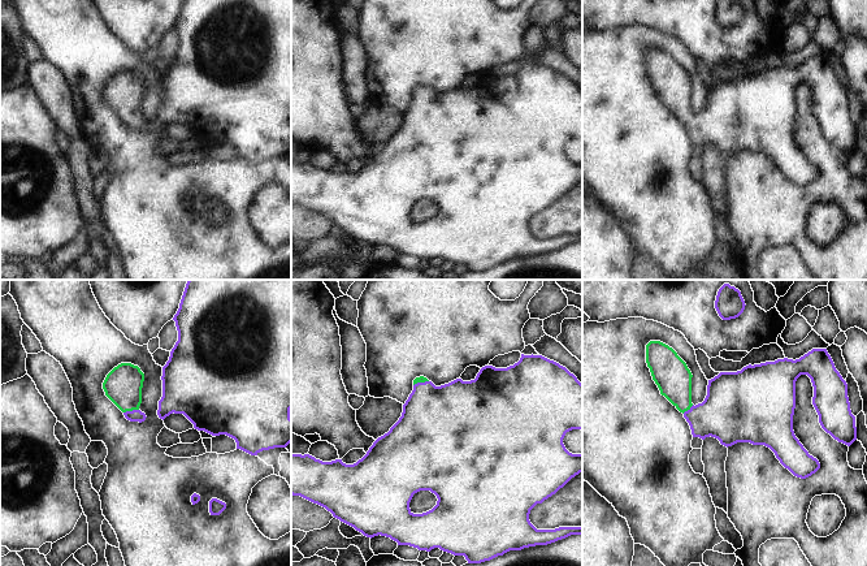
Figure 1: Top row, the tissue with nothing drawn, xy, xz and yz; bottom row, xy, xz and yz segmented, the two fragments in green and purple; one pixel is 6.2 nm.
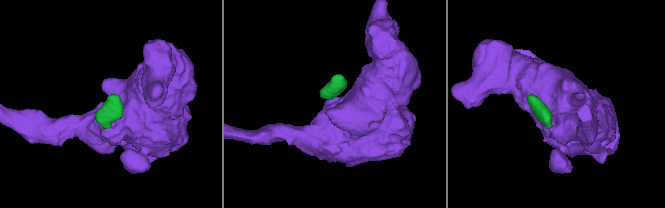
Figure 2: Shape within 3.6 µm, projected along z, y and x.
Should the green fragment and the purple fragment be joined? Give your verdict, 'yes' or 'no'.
yes

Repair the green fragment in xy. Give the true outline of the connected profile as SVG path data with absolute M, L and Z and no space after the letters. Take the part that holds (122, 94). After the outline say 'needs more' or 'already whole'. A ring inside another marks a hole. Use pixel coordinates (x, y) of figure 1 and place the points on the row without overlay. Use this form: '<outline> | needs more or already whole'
M121 72L105 86L105 104L123 121L130 130L144 130L146 122L139 118L144 82L138 74Z | needs more

